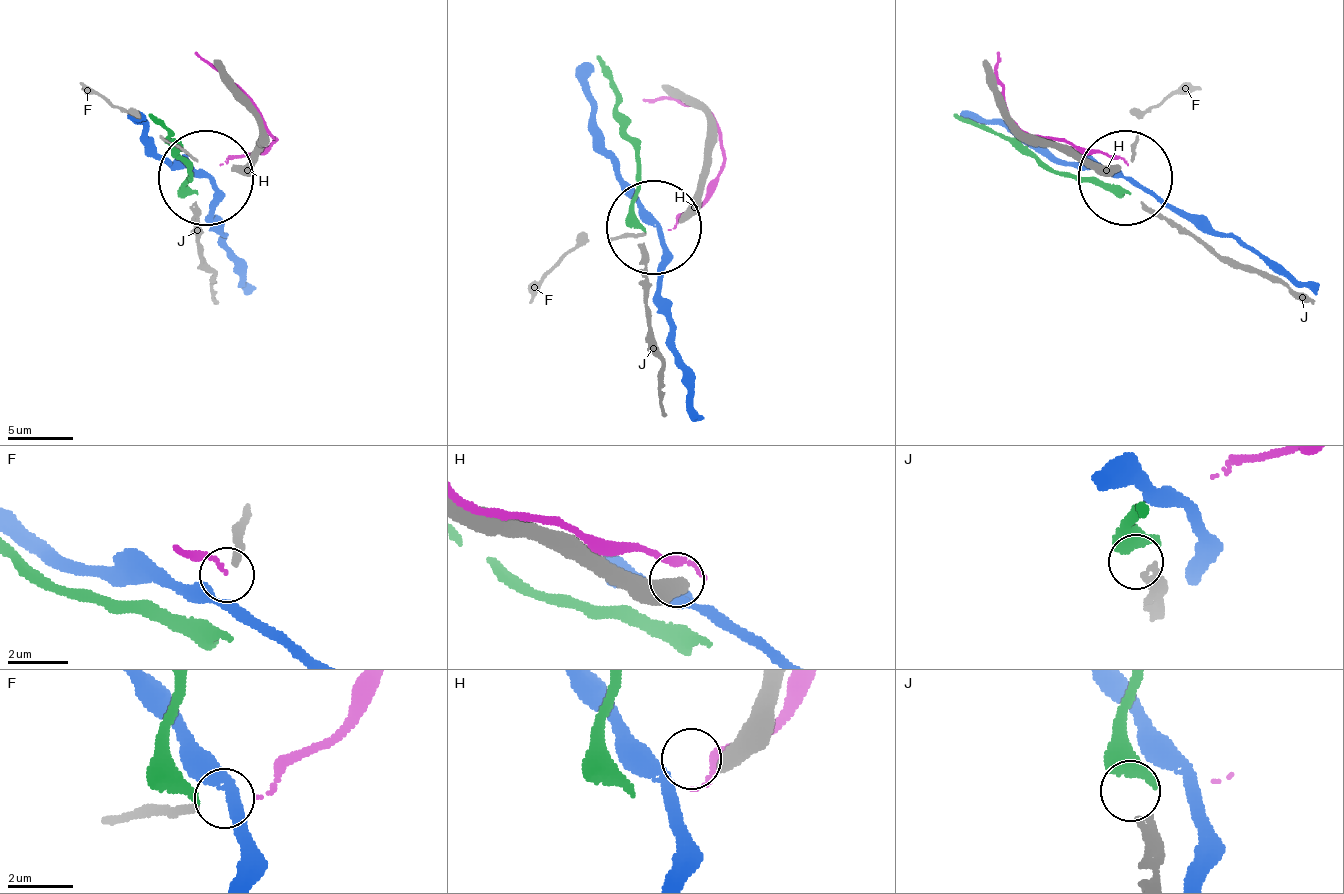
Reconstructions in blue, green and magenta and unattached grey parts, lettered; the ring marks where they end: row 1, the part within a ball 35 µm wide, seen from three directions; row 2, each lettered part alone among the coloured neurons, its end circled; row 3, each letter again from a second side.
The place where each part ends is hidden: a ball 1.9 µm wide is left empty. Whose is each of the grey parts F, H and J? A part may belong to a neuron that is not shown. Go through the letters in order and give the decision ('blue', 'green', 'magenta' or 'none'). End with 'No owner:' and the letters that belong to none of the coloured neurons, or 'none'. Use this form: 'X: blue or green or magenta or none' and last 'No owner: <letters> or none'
F: magenta
H: none
J: green
No owner: H

